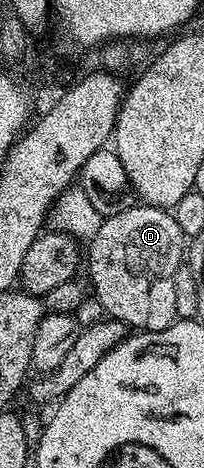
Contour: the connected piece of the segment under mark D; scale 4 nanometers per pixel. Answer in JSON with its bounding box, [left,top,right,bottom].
[87,203,187,332]

